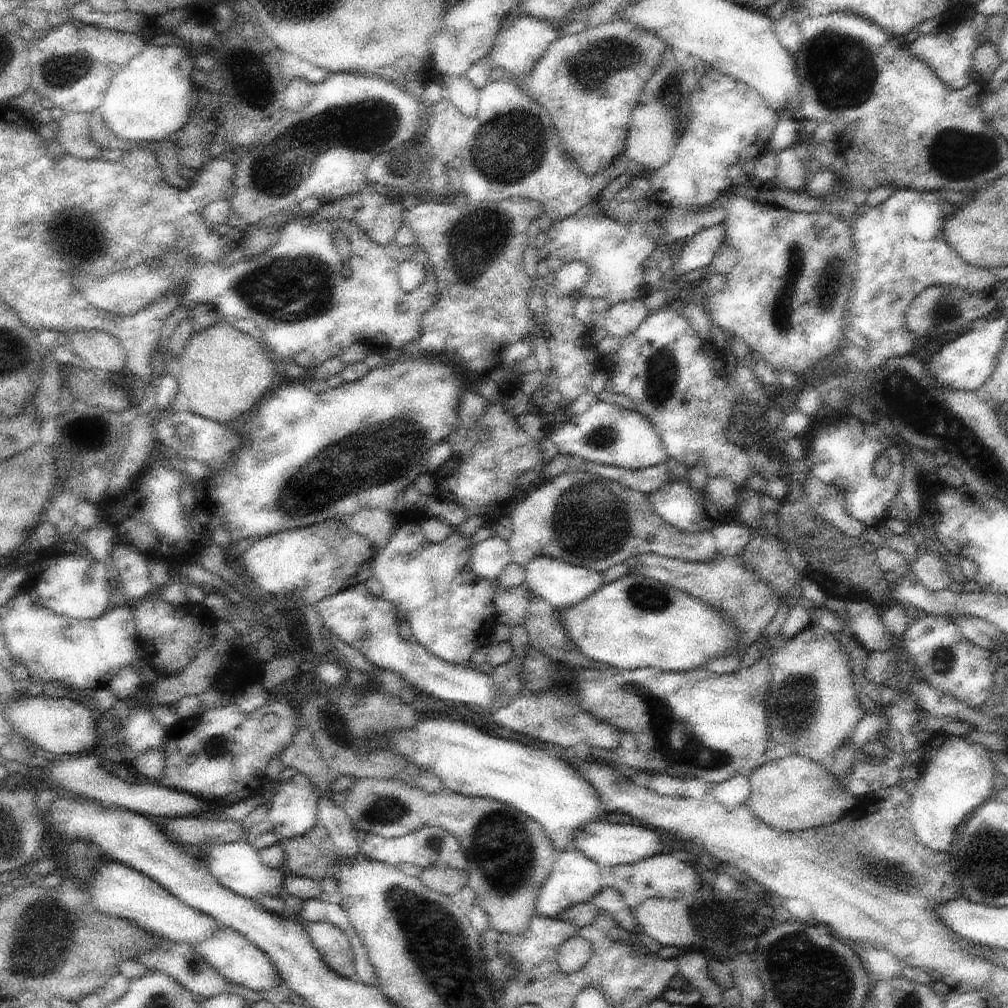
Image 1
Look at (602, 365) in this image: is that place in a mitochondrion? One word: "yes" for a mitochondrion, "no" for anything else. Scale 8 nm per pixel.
no

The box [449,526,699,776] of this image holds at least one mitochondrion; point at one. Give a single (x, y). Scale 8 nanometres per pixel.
(649, 597)

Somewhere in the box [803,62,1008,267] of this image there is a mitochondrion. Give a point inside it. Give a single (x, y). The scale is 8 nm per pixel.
(953, 155)

